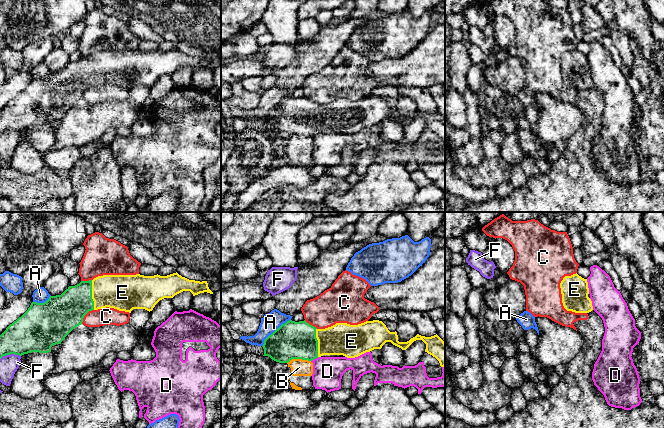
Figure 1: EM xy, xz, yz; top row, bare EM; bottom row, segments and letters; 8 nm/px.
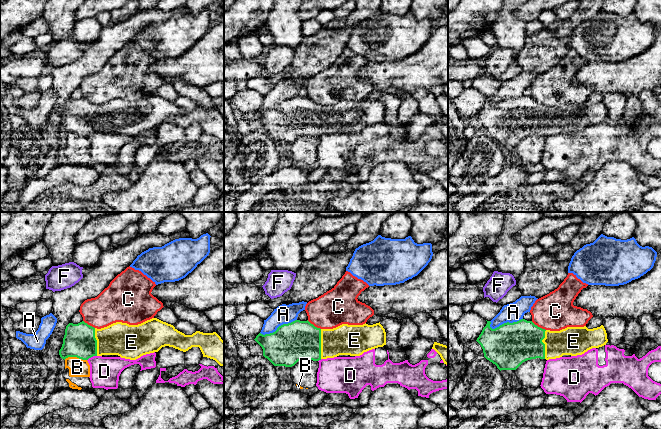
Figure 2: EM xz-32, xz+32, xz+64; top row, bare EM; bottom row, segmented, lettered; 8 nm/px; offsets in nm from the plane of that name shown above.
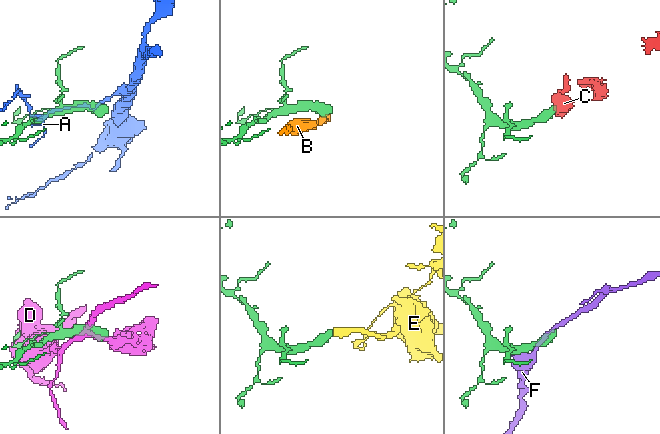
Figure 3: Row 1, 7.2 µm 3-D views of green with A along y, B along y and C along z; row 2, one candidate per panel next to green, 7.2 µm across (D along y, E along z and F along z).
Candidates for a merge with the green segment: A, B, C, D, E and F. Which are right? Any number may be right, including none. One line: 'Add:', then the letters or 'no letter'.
Add: E

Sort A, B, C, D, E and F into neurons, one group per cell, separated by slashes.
A / B / C / D / E / F

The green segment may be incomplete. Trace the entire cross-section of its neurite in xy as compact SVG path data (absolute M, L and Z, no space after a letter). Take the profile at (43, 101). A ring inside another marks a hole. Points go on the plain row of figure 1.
M177 48L167 52L103 51L81 57L69 62L61 71L50 72L44 79L32 78L28 86L0 111L0 135L10 130L22 132L32 128L51 128L53 121L61 120L73 105L82 100L89 87L109 83L129 89L133 85L150 88L160 76L173 74L183 67L190 67L193 72L204 68L213 70L207 57L189 56Z

